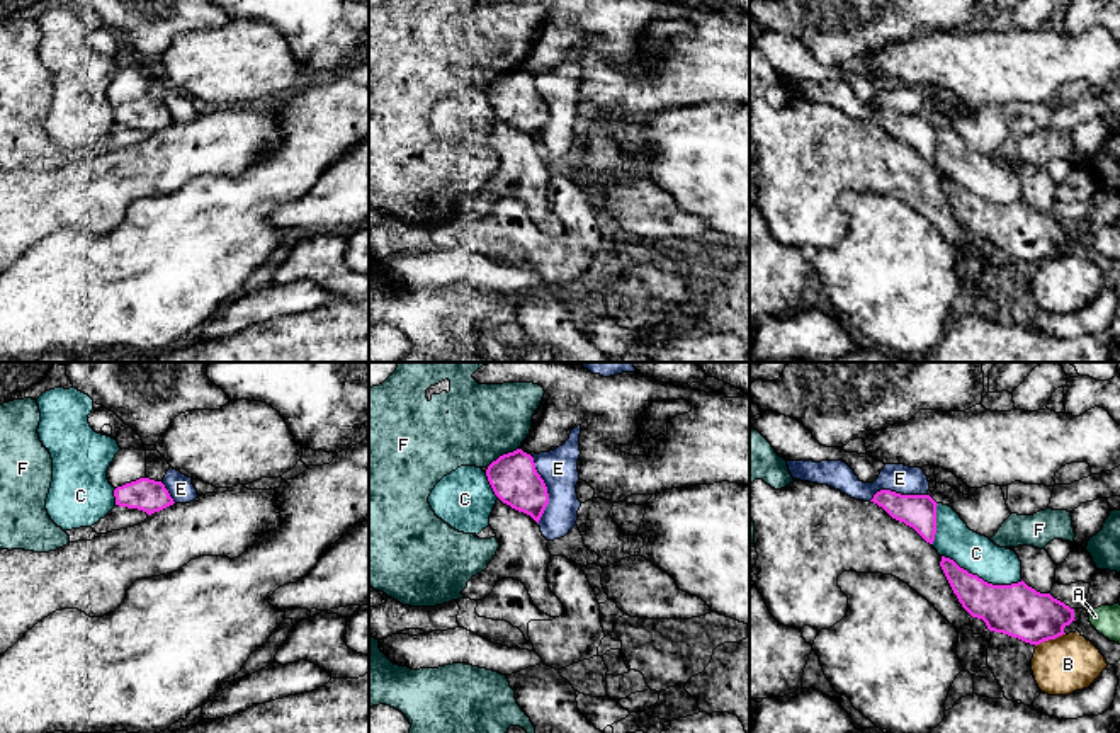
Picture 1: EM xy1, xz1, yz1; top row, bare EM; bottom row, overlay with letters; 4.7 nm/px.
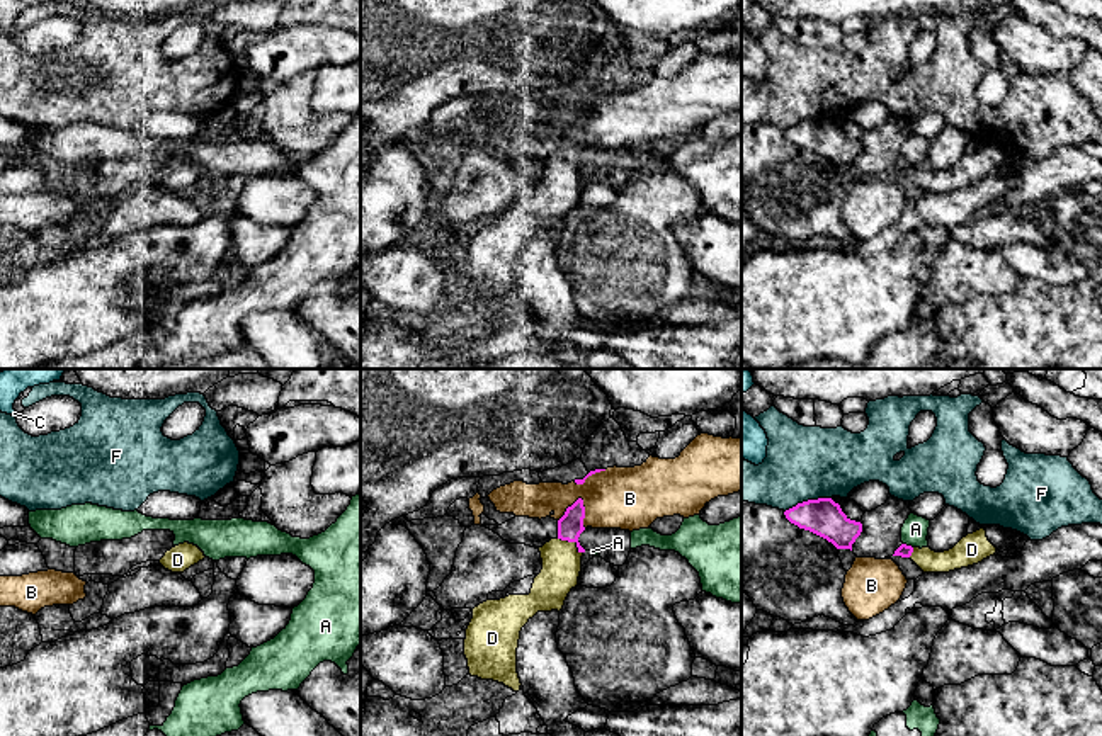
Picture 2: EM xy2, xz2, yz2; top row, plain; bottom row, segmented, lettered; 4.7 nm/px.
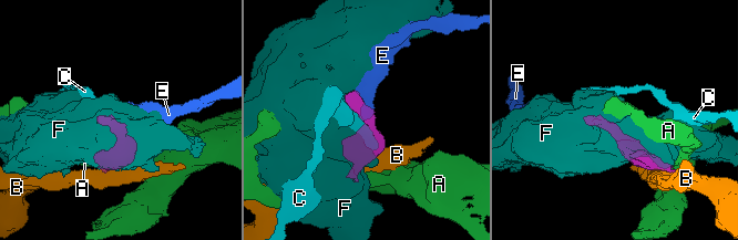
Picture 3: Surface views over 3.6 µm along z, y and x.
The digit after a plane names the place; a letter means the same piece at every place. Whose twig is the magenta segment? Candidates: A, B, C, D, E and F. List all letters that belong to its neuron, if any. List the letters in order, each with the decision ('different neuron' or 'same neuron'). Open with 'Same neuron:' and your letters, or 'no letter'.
Same neuron: D
A: different neuron
B: different neuron
C: different neuron
D: same neuron
E: different neuron
F: different neuron

